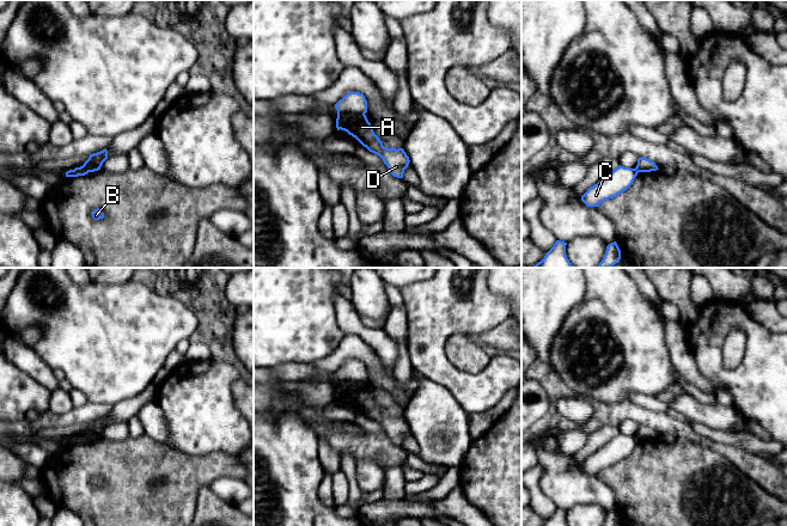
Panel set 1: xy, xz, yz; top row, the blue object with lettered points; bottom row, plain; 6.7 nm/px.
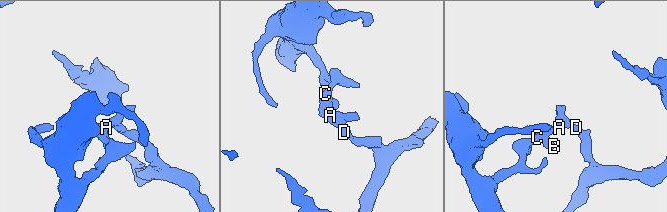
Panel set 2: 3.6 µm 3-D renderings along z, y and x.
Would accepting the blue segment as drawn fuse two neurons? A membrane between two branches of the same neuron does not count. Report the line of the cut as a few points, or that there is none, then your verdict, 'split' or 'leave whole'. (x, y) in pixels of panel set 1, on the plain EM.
cut in xz along (364, 380), (337, 385); split

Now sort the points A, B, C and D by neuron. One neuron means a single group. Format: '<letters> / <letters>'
A D / B C

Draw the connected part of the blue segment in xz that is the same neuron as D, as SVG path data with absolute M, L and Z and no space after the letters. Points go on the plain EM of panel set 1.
M365 381L337 385L336 396L347 399L370 420L379 423L394 445L403 446L404 438L410 430L409 424L403 416L384 415Z

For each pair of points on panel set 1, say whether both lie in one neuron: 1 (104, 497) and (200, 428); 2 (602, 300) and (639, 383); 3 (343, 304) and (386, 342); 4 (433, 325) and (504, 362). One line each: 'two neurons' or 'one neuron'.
1: two neurons
2: one neuron
3: one neuron
4: one neuron

